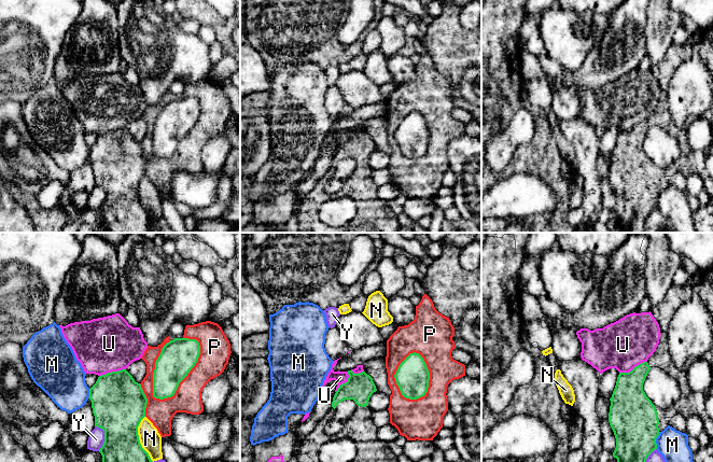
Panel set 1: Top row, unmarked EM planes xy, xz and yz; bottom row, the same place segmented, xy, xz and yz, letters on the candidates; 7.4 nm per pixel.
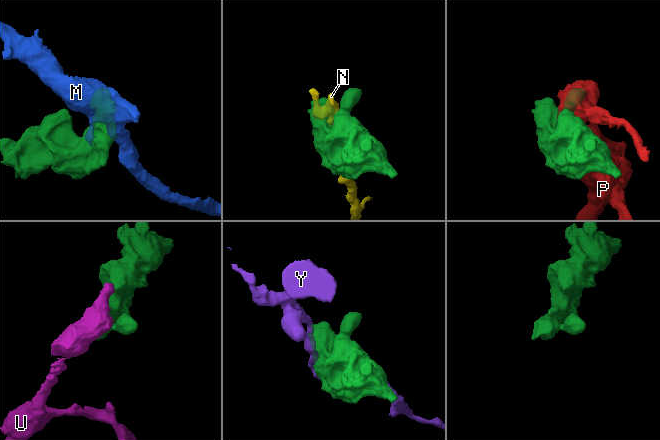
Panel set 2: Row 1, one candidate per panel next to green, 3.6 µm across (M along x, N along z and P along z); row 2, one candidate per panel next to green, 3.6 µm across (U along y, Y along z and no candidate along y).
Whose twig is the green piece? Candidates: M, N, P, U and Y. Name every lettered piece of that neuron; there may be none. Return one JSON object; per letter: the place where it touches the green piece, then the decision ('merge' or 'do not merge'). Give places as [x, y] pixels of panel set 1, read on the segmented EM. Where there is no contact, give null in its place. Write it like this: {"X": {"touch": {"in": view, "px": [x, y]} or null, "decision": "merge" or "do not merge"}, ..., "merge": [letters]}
{"M": {"touch": {"in": "yz", "px": [655, 440]}, "decision": "do not merge"}, "N": {"touch": {"in": "xy", "px": [138, 438]}, "decision": "do not merge"}, "P": {"touch": {"in": "xy", "px": [186, 375]}, "decision": "do not merge"}, "U": {"touch": {"in": "yz", "px": [633, 368]}, "decision": "do not merge"}, "Y": {"touch": {"in": "xy", "px": [105, 436]}, "decision": "do not merge"}, "merge": []}

